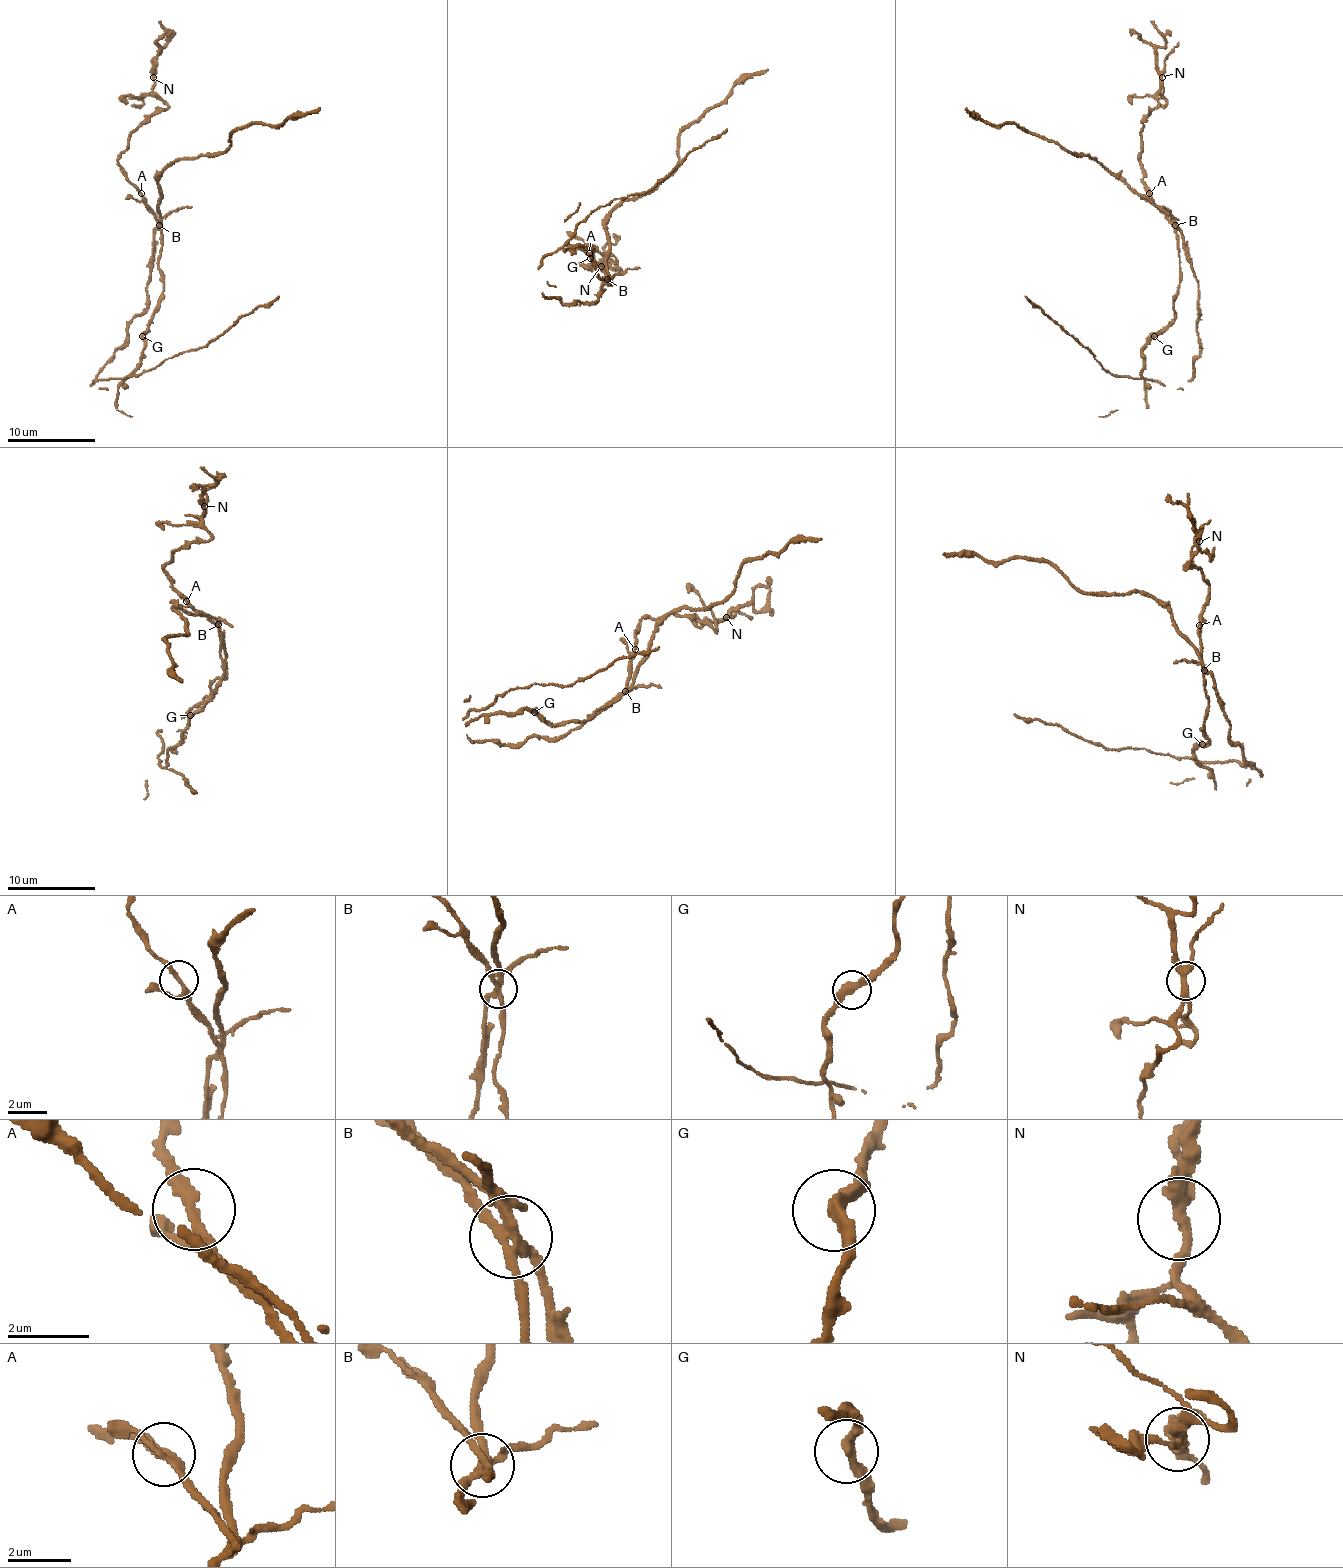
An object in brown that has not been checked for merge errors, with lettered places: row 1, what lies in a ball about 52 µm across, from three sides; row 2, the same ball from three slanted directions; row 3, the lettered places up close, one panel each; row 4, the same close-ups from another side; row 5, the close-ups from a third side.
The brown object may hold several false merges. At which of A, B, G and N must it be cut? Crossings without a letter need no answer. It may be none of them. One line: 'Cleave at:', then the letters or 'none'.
Cleave at: B, N

